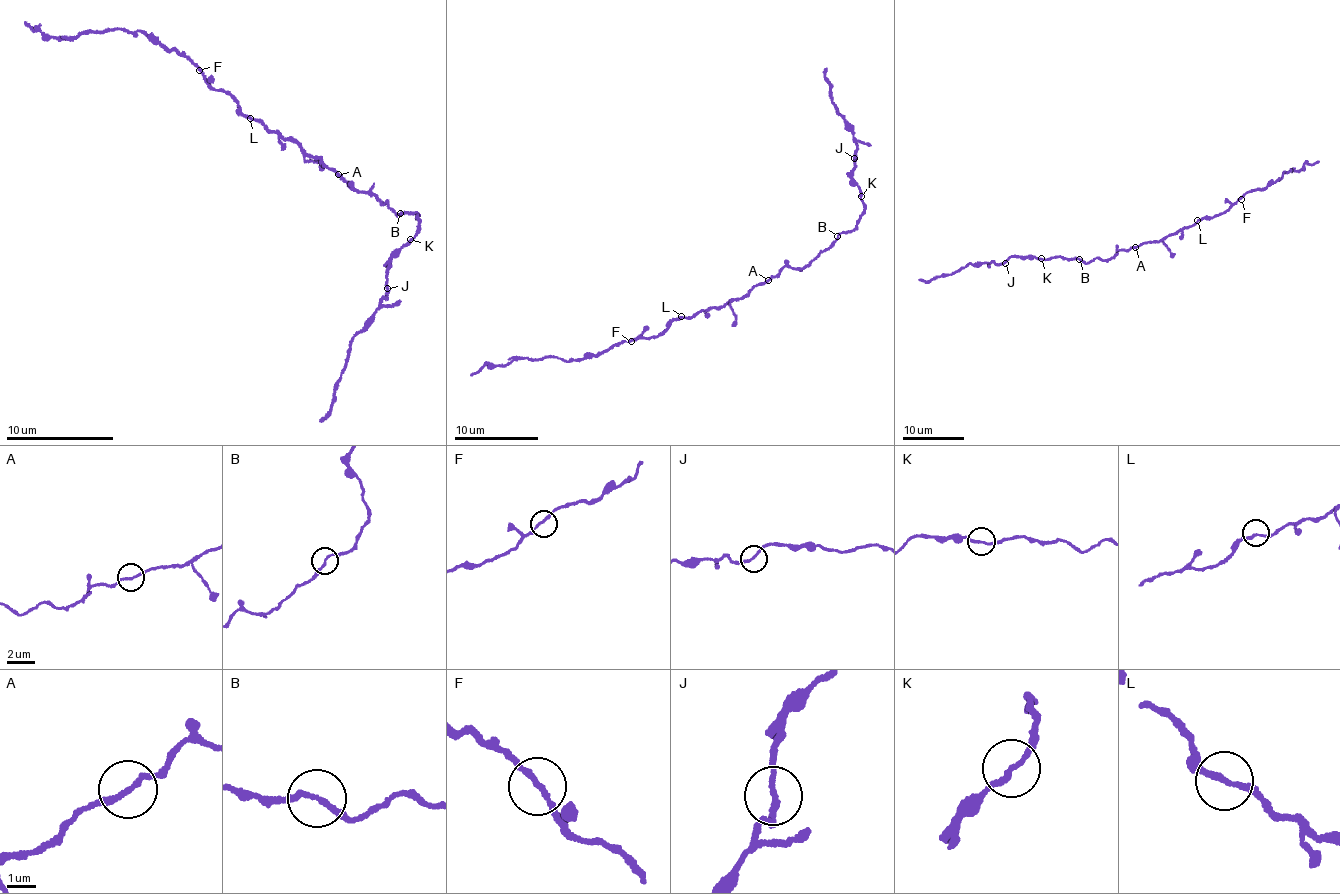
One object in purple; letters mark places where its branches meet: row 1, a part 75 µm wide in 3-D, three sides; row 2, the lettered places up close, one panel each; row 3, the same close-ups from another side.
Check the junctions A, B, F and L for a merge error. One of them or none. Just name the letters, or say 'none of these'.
none of these

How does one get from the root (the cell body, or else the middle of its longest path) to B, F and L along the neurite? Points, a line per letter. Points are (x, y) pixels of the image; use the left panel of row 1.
B: (337, 172), (353, 189), (371, 192), (381, 204), (386, 202), (396, 216), (401, 213)
F: (337, 172), (305, 155), (295, 143), (279, 138), (262, 123), (246, 118), (229, 93), (207, 87), (199, 70)
L: (337, 172), (329, 170), (316, 157), (305, 155), (295, 143), (279, 138), (257, 119), (250, 118)

